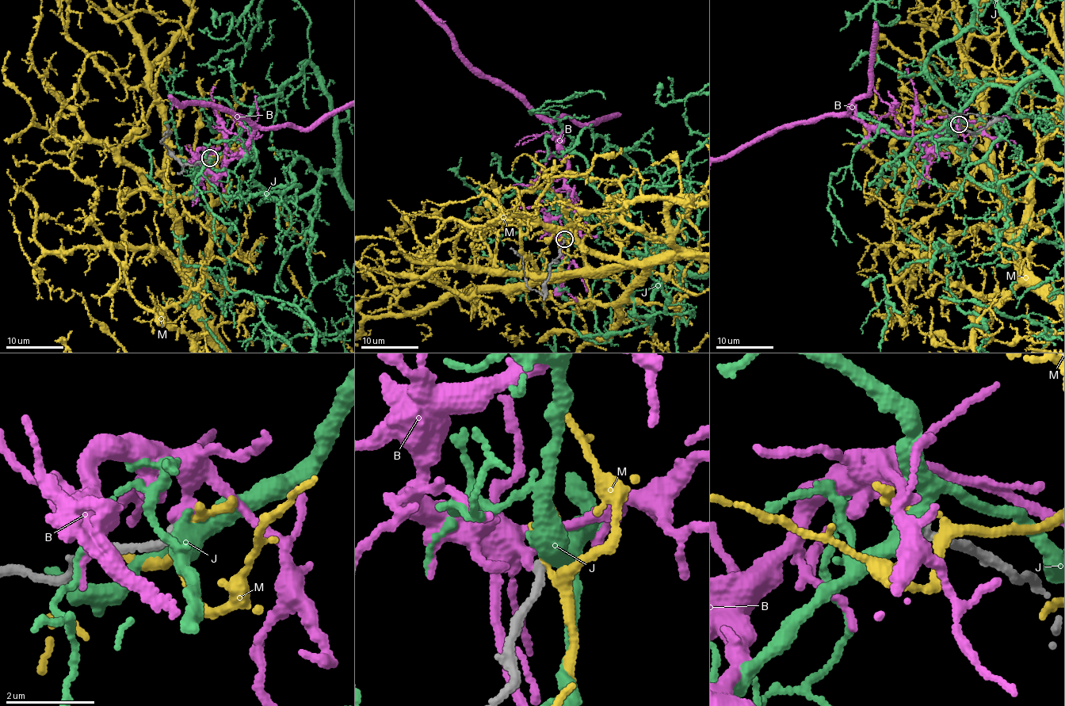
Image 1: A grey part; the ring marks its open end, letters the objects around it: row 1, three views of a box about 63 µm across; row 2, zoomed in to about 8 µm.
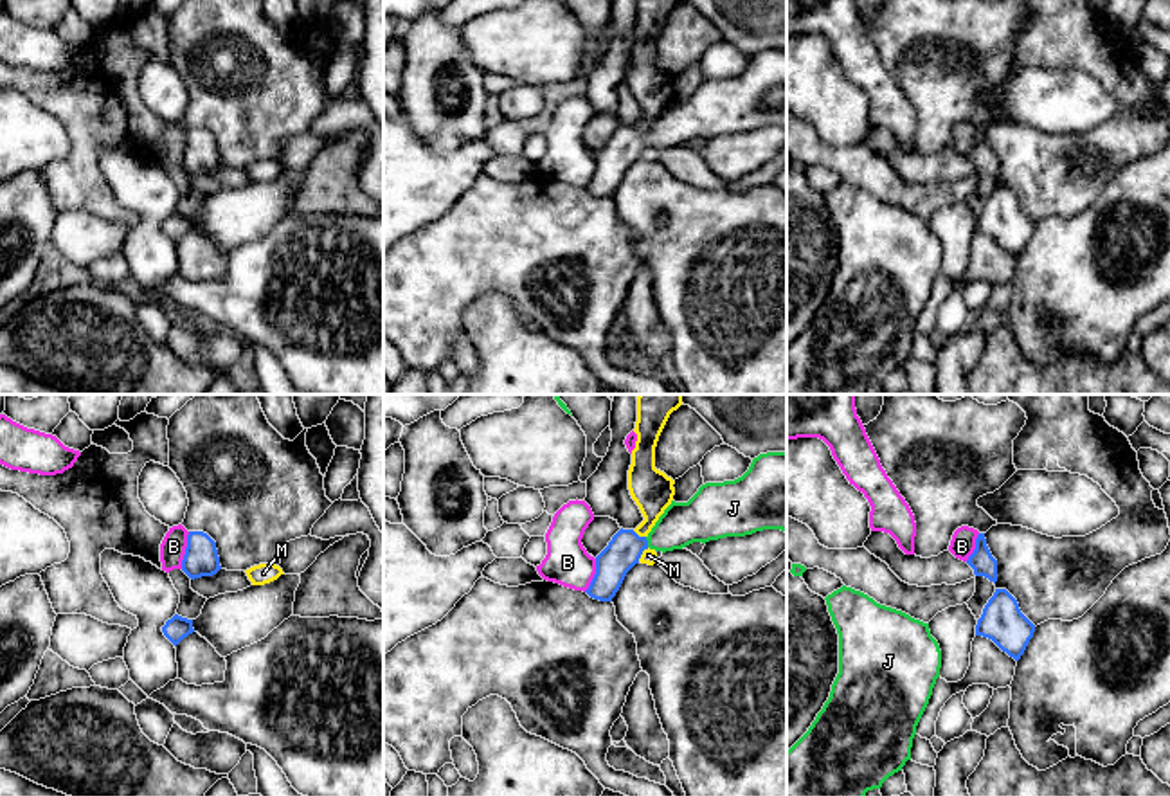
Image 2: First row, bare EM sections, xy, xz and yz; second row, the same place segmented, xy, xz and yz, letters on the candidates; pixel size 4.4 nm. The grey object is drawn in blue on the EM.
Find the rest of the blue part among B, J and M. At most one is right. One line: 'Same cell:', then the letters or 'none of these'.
Same cell: J

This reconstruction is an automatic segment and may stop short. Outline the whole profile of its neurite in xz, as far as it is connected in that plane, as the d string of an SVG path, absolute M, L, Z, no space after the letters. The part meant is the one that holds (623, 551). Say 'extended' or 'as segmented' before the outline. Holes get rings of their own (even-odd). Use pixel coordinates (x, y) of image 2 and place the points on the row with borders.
extended; M787 452L760 454L742 477L706 483L688 502L671 501L646 537L621 528L596 556L596 574L585 592L612 602L648 547L666 553L763 529L787 533Z

